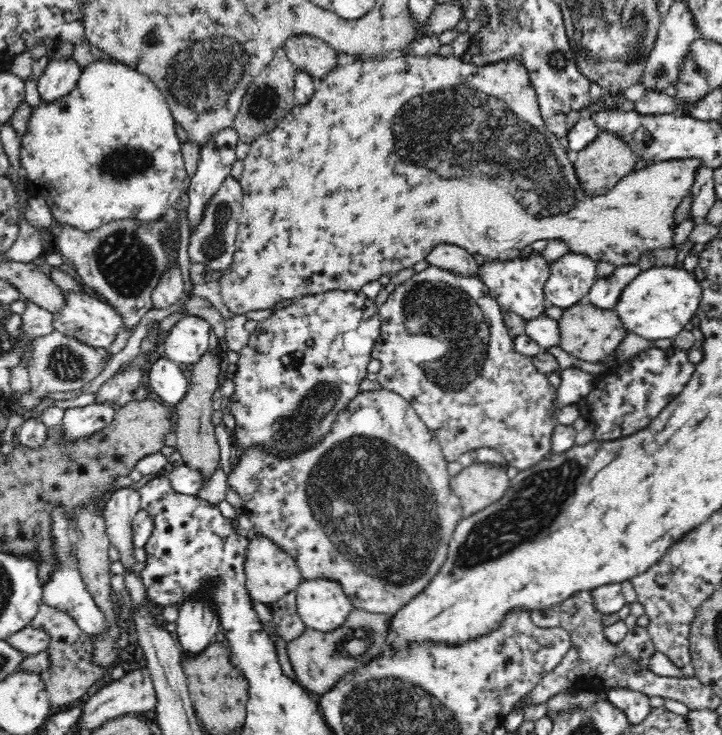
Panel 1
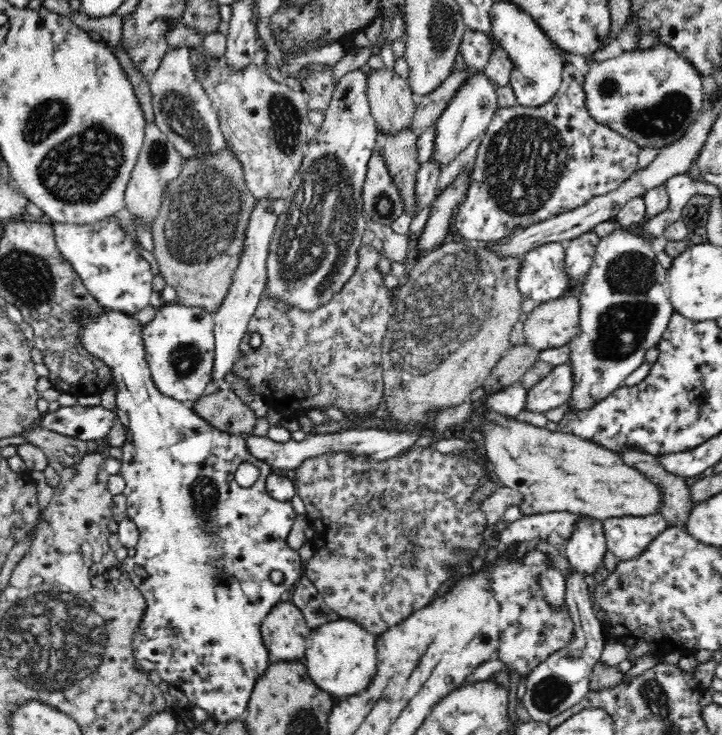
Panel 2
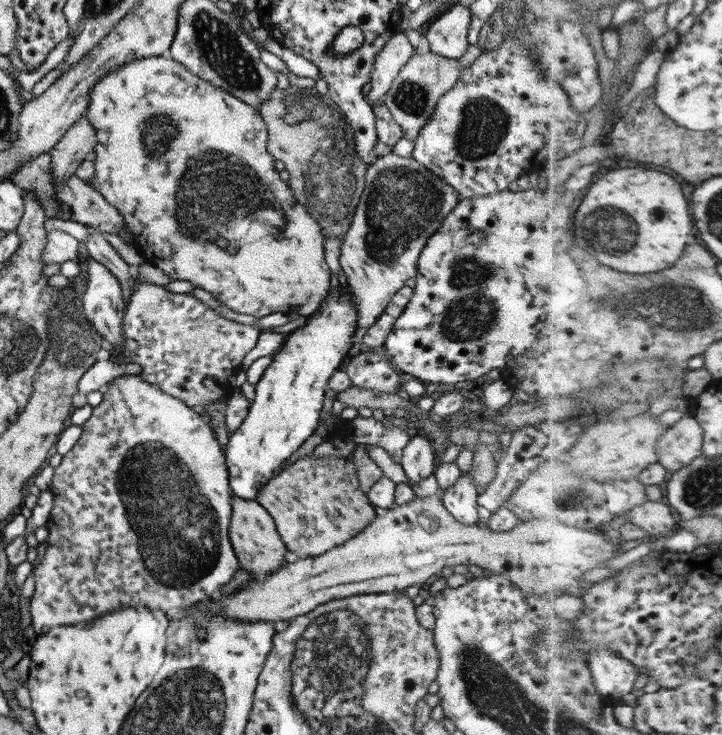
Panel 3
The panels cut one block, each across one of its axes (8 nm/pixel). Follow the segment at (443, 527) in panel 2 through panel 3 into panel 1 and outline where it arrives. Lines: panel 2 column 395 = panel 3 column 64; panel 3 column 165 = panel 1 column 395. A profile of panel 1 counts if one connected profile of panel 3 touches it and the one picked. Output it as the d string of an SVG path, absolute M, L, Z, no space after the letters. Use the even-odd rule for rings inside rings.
M385 390L380 392L362 392L344 412L338 414L332 432L328 434L321 444L314 449L302 451L292 459L272 457L268 451L249 449L244 454L235 456L232 472L227 482L243 500L243 512L250 516L254 532L268 536L269 539L280 545L280 548L290 553L296 564L300 567L302 578L327 578L339 582L344 593L354 607L364 609L371 613L388 613L395 615L400 608L406 606L412 598L416 597L428 587L428 583L438 574L448 556L449 542L454 529L461 518L461 504L449 489L450 474L446 471L446 461L442 457L440 444L435 441L431 431L420 420L417 412L410 402L400 395Z

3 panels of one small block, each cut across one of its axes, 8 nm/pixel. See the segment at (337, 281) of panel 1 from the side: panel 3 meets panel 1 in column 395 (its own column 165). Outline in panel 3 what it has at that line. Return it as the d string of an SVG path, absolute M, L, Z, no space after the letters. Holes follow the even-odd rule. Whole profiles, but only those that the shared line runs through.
M167 55L131 60L131 62L119 66L115 70L111 70L109 74L101 76L93 84L87 98L87 109L82 116L89 119L89 123L95 129L93 176L95 182L97 182L97 191L121 214L123 222L127 224L127 229L130 231L137 254L143 258L143 261L157 266L170 281L189 282L191 286L209 292L212 298L219 300L227 309L254 316L255 319L277 312L289 312L291 308L295 311L295 315L303 314L305 316L309 316L318 310L317 306L327 296L329 290L330 271L323 260L325 237L320 230L320 225L295 200L288 183L281 180L277 175L278 172L273 168L274 158L269 155L266 149L267 131L265 123L260 118L258 110L241 102L227 91L191 74L182 64L175 62L175 59L171 59ZM257 238L267 242L267 246L271 246L271 250L269 250L271 256L245 256L243 254L245 248L249 248L253 244L251 240L257 240Z

